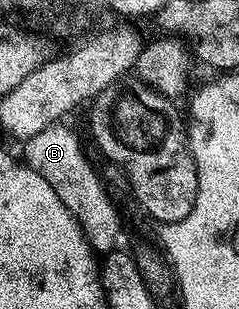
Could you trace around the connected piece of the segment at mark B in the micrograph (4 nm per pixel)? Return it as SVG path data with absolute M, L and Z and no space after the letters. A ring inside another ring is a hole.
M59 121L30 136L23 142L25 164L36 171L56 192L57 198L81 226L86 241L94 252L105 255L112 252L127 252L131 247L130 237L122 227L122 219L98 177L86 159L77 135Z

